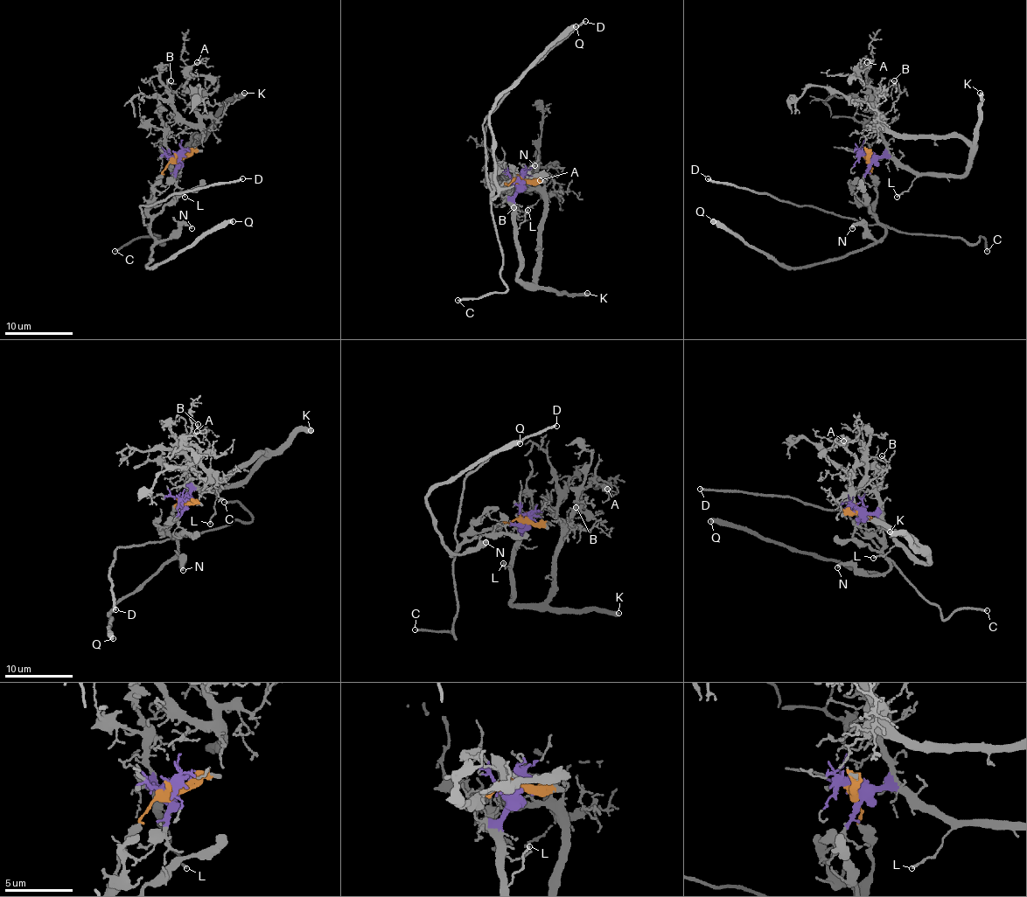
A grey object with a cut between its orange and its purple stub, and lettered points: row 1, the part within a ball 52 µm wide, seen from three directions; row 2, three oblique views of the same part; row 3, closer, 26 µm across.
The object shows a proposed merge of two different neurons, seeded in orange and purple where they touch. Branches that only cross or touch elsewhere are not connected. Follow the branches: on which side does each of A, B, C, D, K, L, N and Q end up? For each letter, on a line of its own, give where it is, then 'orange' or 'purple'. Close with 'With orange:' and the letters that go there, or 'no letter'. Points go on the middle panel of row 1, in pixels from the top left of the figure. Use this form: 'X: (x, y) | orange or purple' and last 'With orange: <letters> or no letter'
A: (540, 180) | purple
B: (513, 207) | purple
C: (457, 300) | orange
D: (585, 21) | orange
K: (587, 293) | purple
L: (527, 210) | purple
N: (534, 165) | orange
Q: (576, 26) | orange
With orange: C, D, N, Q

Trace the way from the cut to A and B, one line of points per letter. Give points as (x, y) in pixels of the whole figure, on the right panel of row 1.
A: (868, 156), (961, 175), (970, 148), (960, 137), (895, 134), (862, 81), (858, 65), (866, 63)
B: (868, 156), (939, 175), (961, 175), (968, 161), (960, 137), (887, 126), (900, 92), (893, 79)

